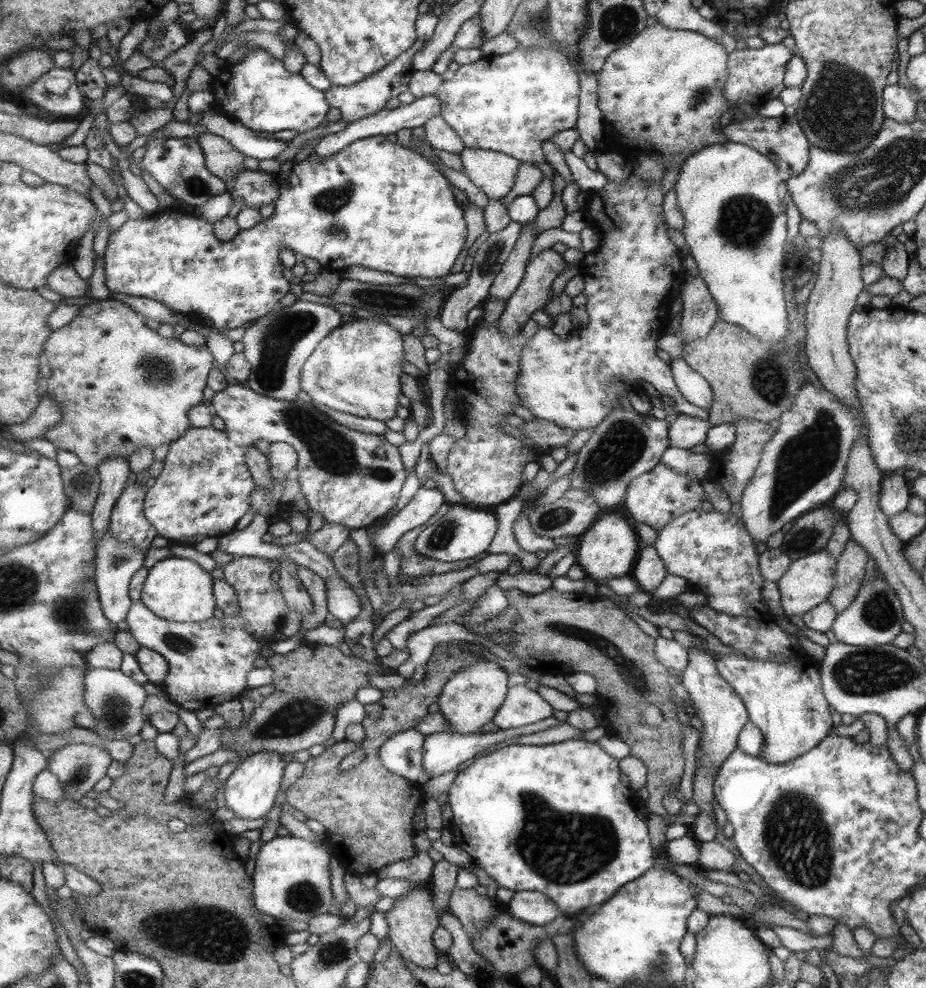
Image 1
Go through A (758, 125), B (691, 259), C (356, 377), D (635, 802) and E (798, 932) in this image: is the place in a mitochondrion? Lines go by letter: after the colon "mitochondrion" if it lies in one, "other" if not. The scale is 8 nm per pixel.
A: other
B: other
C: mitochondrion
D: other
E: other

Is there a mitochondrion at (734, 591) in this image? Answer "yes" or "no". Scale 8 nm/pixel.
no

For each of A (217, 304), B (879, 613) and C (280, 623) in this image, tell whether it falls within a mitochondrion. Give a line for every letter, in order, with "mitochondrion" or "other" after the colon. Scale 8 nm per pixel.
A: other
B: mitochondrion
C: other

